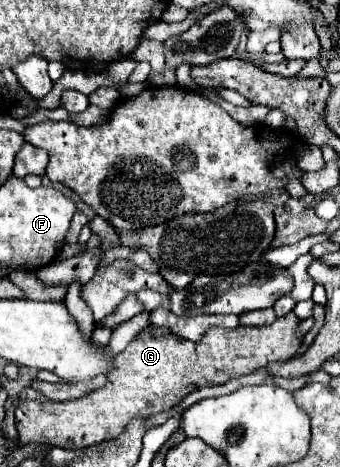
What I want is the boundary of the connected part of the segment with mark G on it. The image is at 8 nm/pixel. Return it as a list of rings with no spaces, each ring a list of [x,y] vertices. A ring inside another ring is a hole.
[[[288,312],[282,318],[276,318],[274,324],[270,326],[238,326],[234,330],[226,328],[212,328],[208,330],[198,342],[184,340],[180,336],[174,336],[172,332],[158,328],[158,326],[146,326],[114,360],[114,368],[108,374],[108,384],[104,388],[98,388],[78,400],[66,400],[66,402],[36,402],[36,400],[24,400],[16,408],[16,428],[18,428],[18,444],[30,444],[30,442],[46,442],[50,446],[60,446],[68,450],[78,450],[86,448],[92,444],[98,444],[102,440],[112,440],[118,438],[124,428],[130,424],[134,418],[146,418],[156,412],[168,410],[176,406],[186,394],[204,388],[204,386],[218,386],[226,384],[232,378],[252,374],[260,368],[264,368],[268,362],[274,360],[288,360],[294,358],[300,344],[302,336],[298,334],[298,324],[300,318],[296,318],[294,312]]]

